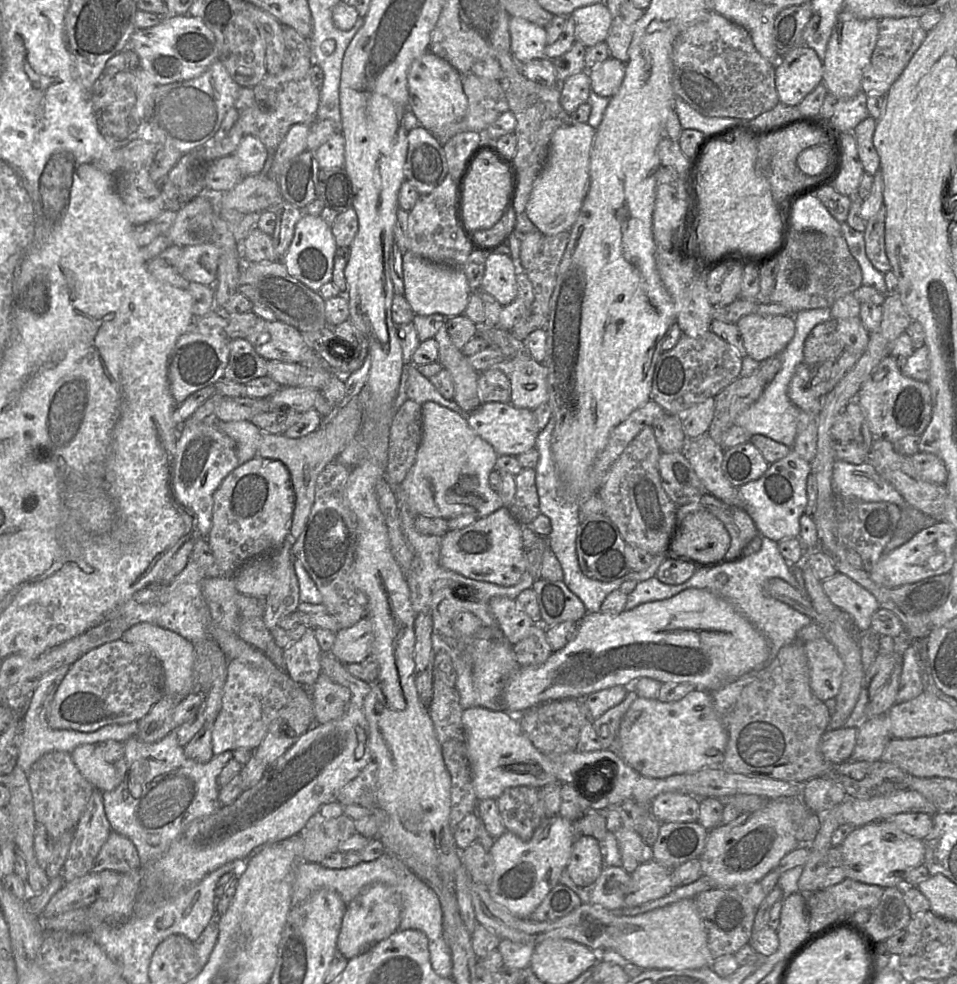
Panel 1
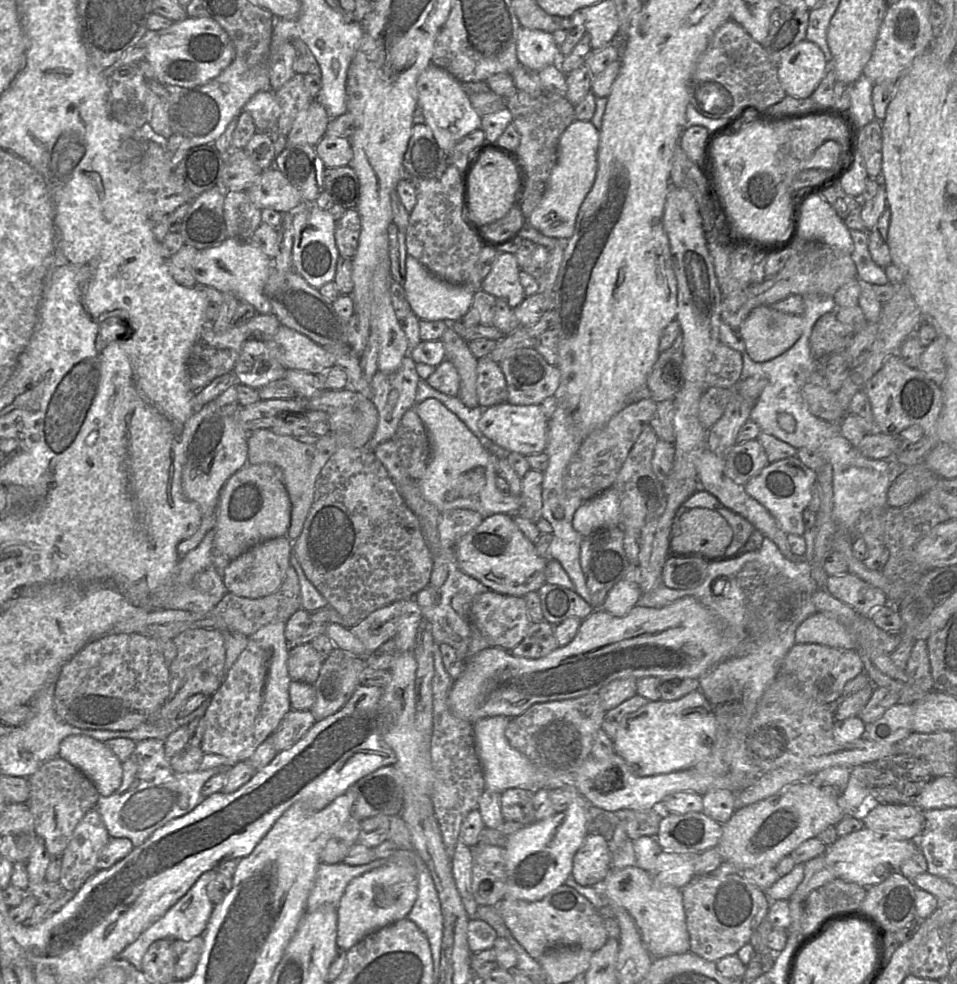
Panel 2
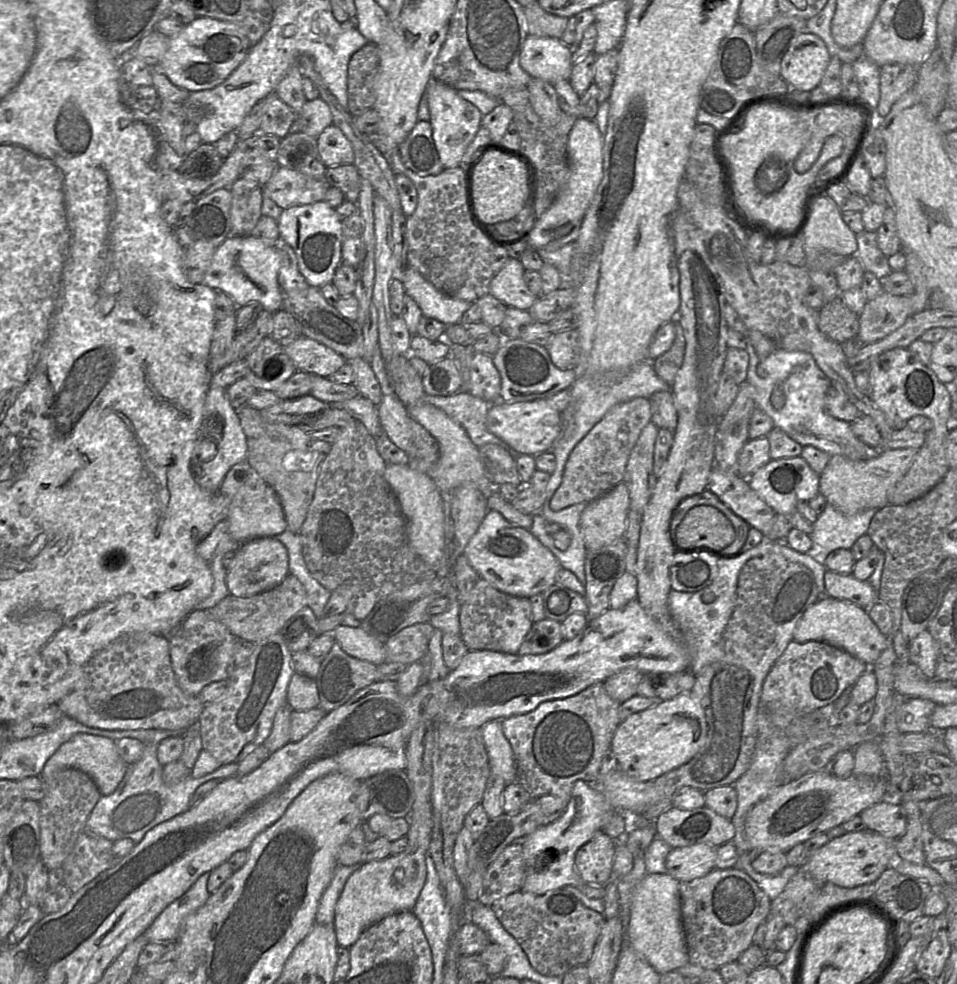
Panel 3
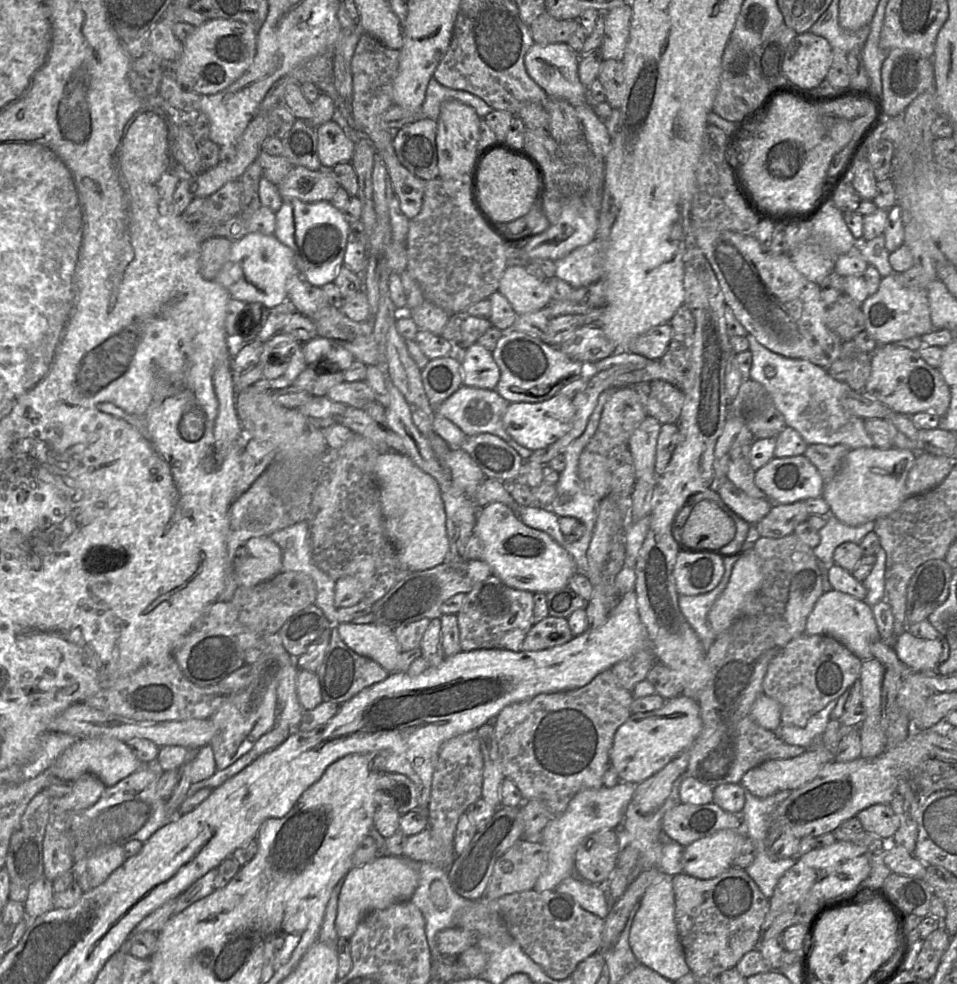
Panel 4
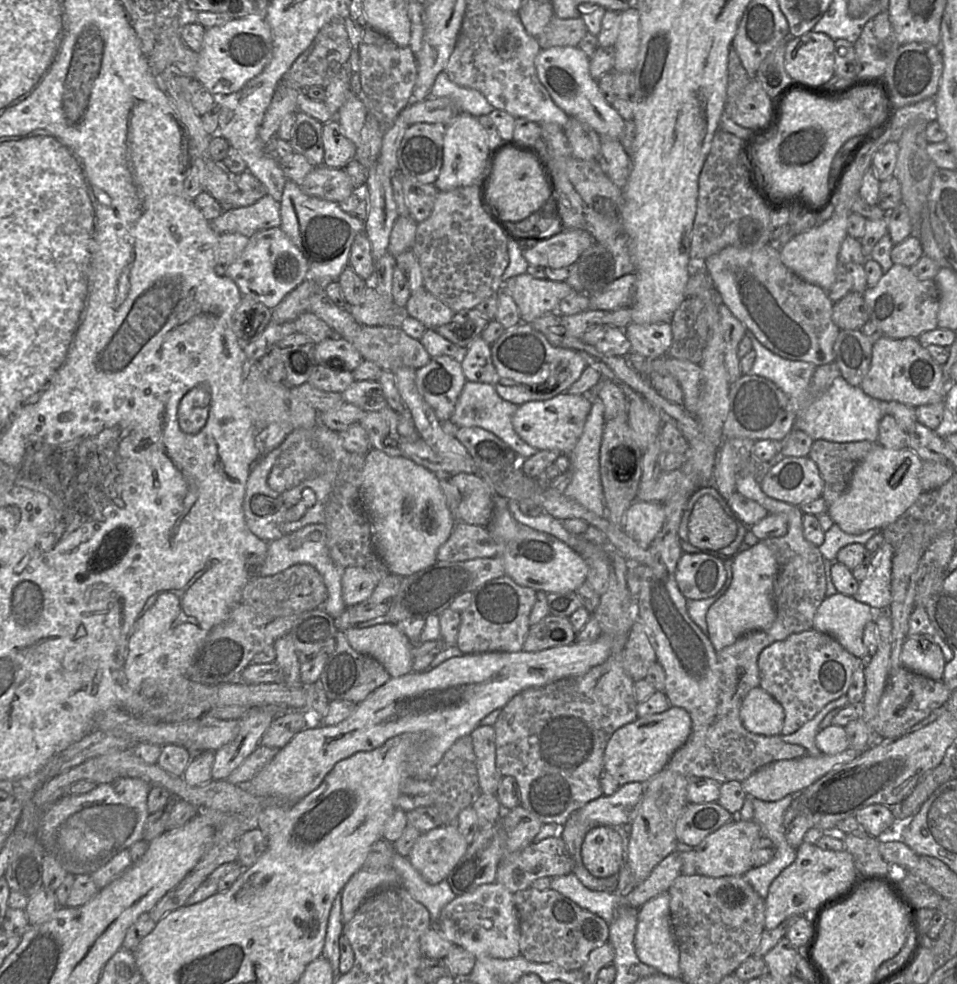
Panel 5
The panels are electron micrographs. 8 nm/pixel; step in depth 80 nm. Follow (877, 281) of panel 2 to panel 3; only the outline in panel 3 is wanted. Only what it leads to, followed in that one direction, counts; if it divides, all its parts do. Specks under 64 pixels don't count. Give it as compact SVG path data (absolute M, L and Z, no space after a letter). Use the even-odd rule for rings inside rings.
M863 230L855 234L857 250L854 256L861 263L864 272L873 273L878 279L887 277L893 272L888 264L888 258L877 244L876 232Z

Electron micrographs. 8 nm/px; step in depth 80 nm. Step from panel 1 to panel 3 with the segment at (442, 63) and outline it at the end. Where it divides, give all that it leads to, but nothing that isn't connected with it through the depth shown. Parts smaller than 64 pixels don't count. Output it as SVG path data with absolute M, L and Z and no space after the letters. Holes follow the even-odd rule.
M434 78L429 82L426 93L433 140L444 169L463 166L462 158L481 126L483 115L475 105L462 98L456 89Z

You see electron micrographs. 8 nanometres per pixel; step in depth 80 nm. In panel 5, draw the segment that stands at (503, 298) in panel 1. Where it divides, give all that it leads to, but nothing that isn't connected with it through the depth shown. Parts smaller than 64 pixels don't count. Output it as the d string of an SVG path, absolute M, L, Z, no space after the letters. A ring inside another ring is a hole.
M525 272L506 280L501 290L508 292L515 301L521 321L531 323L546 313L556 312L560 301L574 289L566 282L552 281L547 278L538 279Z

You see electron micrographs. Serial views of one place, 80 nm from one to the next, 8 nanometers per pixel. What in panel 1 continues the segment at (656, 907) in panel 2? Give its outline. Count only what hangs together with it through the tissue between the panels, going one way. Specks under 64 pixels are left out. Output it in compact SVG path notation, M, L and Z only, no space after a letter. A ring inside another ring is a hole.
M604 865L600 876L589 887L583 887L592 904L607 909L623 910L624 900L631 891L631 873L622 867Z

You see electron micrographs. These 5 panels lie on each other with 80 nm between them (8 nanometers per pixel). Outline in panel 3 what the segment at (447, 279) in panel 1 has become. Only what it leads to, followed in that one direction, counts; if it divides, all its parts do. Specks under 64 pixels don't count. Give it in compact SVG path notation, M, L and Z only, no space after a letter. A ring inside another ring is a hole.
M407 265L402 283L405 293L417 303L422 315L447 326L459 323L463 313L471 305L441 292L410 265Z

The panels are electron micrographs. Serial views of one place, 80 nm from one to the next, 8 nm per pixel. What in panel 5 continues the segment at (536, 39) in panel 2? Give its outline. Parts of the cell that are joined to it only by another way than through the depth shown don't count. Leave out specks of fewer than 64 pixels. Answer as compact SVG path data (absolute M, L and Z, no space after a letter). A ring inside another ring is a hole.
M556 46L540 50L534 60L539 81L552 101L568 116L587 124L600 137L619 139L624 120L601 96L597 81L589 72L589 59L578 48Z

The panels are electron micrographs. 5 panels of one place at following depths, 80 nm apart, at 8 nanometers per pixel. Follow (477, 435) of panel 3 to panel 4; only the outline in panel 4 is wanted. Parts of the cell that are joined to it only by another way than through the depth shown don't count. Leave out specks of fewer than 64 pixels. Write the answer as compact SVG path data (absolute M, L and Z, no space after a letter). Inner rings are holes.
M462 385L451 397L433 409L436 414L446 417L458 426L467 436L474 436L481 433L498 436L525 460L528 459L534 451L521 446L513 440L503 425L503 416L510 404L511 403L502 398L496 390Z

